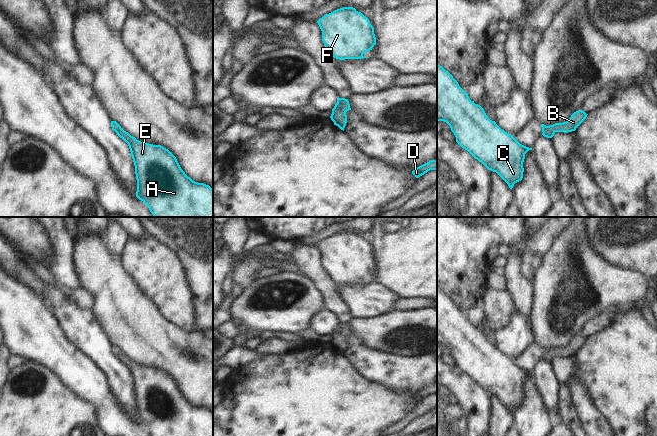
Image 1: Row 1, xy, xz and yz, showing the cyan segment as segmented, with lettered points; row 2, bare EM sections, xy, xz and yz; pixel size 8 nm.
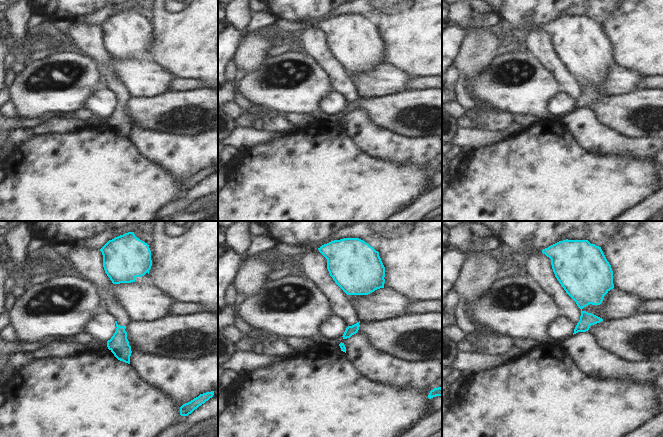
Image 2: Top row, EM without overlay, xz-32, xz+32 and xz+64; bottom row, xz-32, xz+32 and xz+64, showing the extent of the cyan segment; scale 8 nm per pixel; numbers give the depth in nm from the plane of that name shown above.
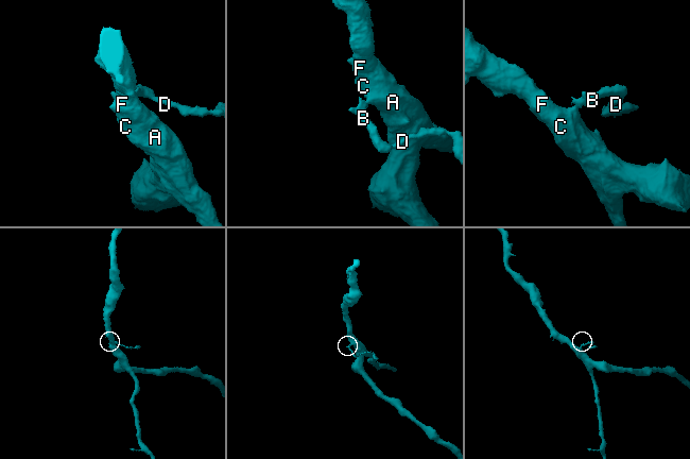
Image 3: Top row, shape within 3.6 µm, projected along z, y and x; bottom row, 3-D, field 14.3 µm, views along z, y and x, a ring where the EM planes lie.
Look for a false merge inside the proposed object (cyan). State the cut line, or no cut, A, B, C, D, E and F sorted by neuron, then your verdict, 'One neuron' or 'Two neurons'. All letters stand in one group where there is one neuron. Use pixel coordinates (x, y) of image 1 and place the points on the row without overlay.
Split along xz (345, 323), (341, 326), (341, 333), (344, 336). Groups: A C E F / B D. Two neurons

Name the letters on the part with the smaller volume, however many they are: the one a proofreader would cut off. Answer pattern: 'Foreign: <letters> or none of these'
Foreign: B, D

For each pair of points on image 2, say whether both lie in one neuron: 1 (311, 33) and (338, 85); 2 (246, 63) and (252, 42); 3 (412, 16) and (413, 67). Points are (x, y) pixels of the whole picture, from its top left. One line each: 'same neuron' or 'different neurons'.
1: same neuron
2: same neuron
3: same neuron

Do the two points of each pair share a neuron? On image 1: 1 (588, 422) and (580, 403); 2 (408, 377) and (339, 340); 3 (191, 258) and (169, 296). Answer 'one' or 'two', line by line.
1: one
2: two
3: two

